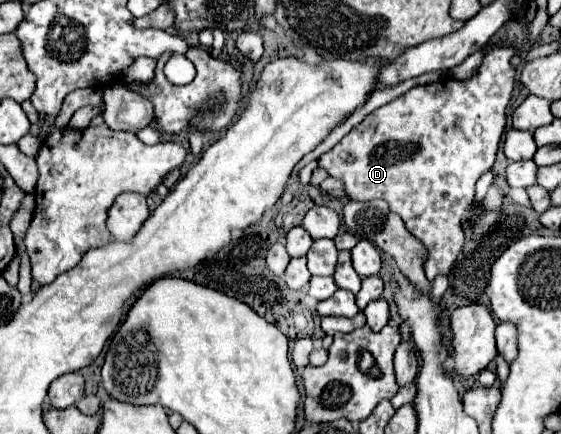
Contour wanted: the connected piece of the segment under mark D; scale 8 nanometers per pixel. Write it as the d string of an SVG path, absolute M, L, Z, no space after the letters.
M493 48L485 54L479 72L469 80L441 78L433 84L415 86L393 102L377 108L365 120L355 126L339 144L319 156L319 166L329 172L331 178L343 182L343 190L351 200L387 200L389 208L399 214L407 230L419 238L429 256L425 262L425 274L435 280L439 274L449 274L455 258L463 246L461 218L475 196L475 182L491 170L499 148L501 134L507 122L507 104L515 84L515 68L509 60L517 48Z

